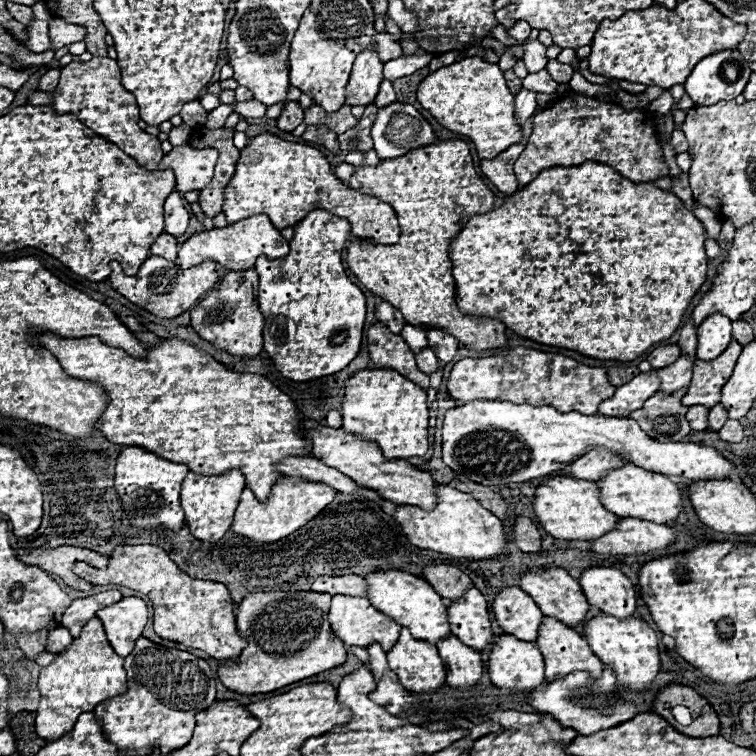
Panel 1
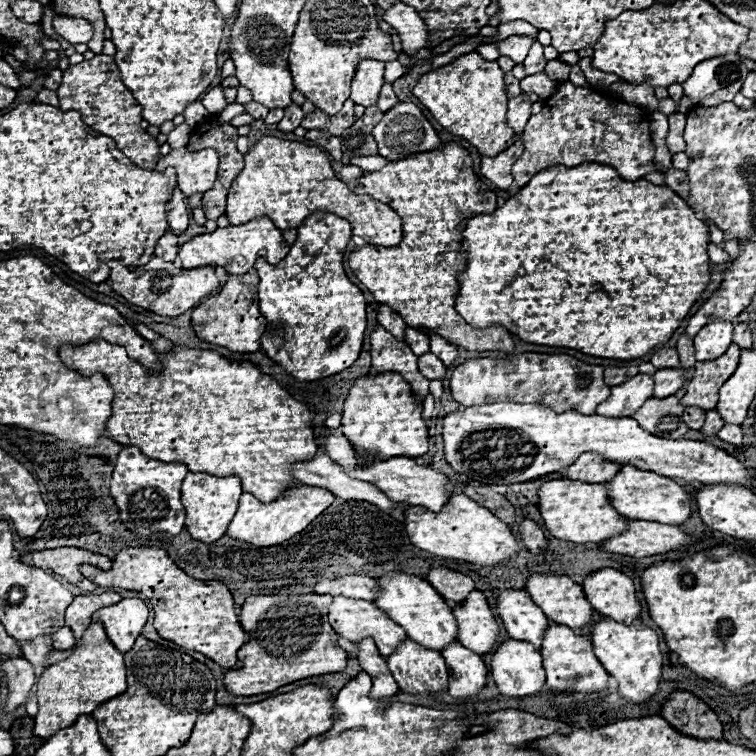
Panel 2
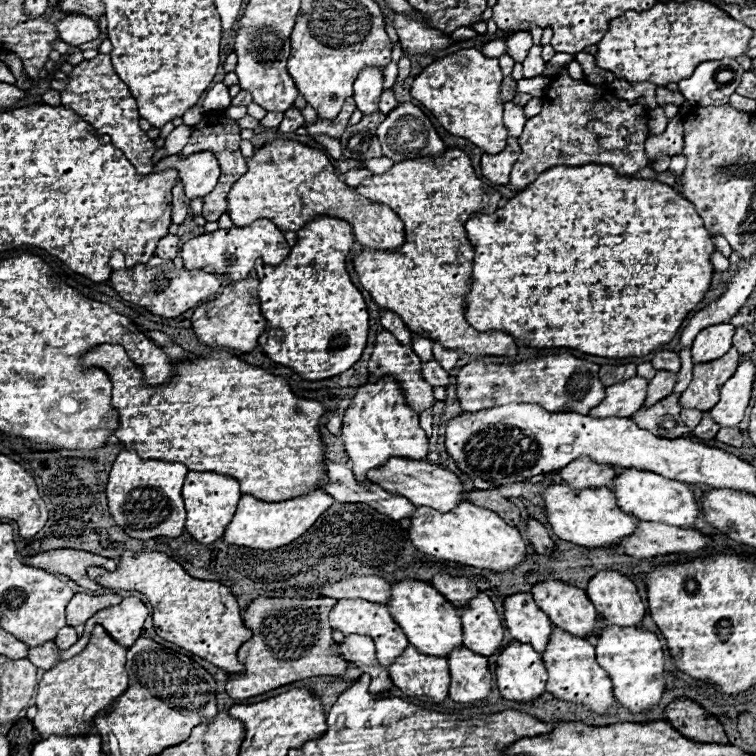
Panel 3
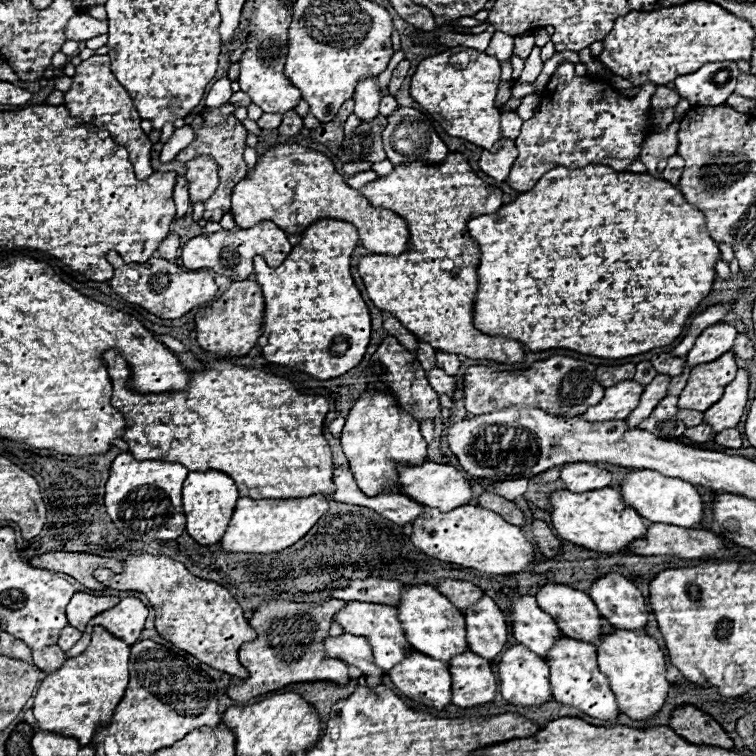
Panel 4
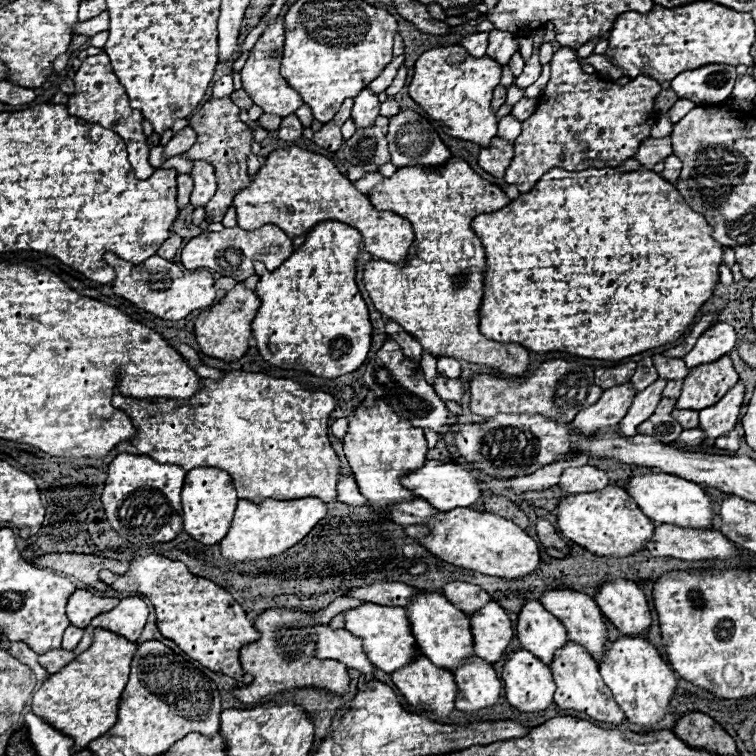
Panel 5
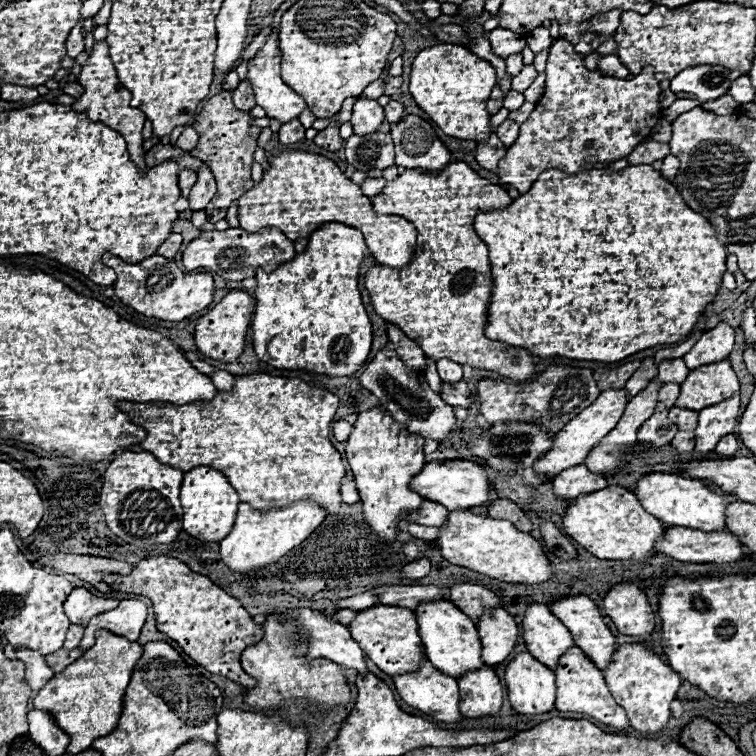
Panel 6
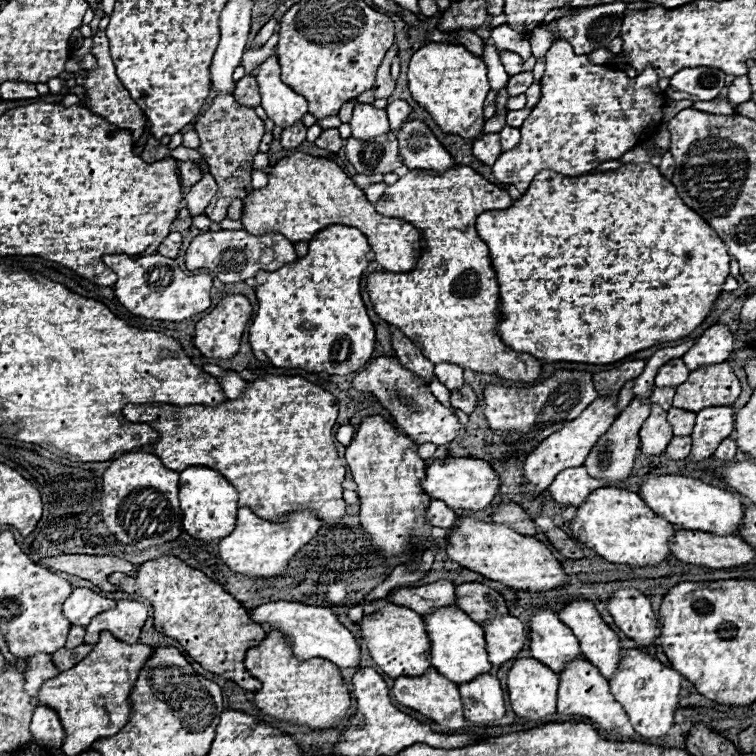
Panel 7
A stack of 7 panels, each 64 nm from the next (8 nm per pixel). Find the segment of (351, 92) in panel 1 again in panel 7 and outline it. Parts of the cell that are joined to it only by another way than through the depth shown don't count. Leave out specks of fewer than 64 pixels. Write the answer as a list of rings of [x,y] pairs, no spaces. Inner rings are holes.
[[[356,104],[350,126],[352,126],[352,136],[360,140],[384,136],[390,130],[386,110],[378,110],[372,104]]]

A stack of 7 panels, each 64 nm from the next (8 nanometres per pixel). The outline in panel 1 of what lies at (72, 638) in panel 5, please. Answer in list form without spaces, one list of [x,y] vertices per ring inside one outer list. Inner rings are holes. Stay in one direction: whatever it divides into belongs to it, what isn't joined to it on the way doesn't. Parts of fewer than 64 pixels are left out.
[[[54,628],[48,632],[48,640],[46,640],[46,652],[52,654],[60,654],[62,650],[66,650],[66,646],[72,642],[72,636],[66,628]]]

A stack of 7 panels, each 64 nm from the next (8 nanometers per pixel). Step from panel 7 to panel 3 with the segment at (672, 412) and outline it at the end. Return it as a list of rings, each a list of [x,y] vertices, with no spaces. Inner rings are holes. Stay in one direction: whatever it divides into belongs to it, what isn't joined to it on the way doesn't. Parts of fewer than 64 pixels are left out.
[[[684,408],[684,410],[680,412],[680,418],[682,418],[682,422],[684,422],[688,428],[696,428],[696,426],[700,424],[702,416],[704,416],[704,412],[698,412],[698,410],[694,410],[694,408]]]

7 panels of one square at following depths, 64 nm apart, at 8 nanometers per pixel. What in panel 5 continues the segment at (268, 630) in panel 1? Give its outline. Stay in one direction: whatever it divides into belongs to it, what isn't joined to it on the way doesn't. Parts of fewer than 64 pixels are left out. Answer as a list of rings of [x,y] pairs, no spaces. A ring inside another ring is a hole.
[[[336,598],[334,602],[330,602],[326,608],[318,610],[318,612],[310,612],[310,610],[300,610],[300,608],[292,608],[292,606],[274,606],[274,608],[266,608],[256,620],[254,626],[260,632],[260,638],[254,644],[248,644],[246,648],[242,648],[240,652],[240,662],[242,668],[252,674],[252,682],[246,686],[236,688],[232,694],[246,702],[258,702],[264,696],[270,694],[278,694],[290,688],[304,688],[304,686],[314,686],[314,688],[326,688],[334,694],[344,694],[348,692],[348,672],[344,664],[338,664],[336,660],[318,660],[314,656],[316,652],[316,628],[314,624],[328,624],[336,614],[354,608],[358,604],[364,604],[364,600],[354,600],[354,598]]]

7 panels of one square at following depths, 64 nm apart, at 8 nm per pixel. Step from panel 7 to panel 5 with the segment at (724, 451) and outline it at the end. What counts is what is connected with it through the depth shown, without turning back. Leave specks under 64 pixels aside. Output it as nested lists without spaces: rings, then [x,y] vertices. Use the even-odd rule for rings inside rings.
[[[736,430],[728,432],[728,434],[722,434],[716,442],[714,442],[718,448],[724,448],[724,450],[738,450],[740,446],[740,436]]]

